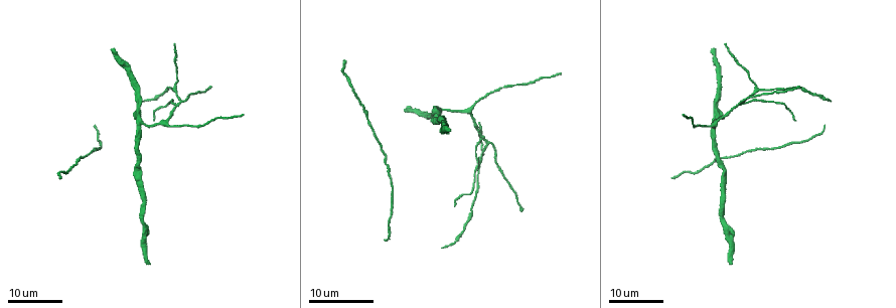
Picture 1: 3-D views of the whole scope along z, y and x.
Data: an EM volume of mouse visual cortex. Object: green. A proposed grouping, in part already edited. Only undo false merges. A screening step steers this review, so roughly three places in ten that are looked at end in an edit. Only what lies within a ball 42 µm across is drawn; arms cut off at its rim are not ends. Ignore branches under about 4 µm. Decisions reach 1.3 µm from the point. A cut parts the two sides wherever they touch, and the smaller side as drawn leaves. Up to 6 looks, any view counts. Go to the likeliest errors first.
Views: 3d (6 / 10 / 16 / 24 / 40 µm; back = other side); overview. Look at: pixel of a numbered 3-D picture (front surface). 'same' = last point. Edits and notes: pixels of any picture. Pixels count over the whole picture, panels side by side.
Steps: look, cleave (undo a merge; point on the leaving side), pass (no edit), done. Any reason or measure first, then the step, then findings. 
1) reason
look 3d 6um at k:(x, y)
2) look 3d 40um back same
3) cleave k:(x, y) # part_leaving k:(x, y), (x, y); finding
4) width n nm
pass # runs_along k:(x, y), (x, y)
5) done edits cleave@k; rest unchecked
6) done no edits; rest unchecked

look 3d 24um at 1:(176, 105)

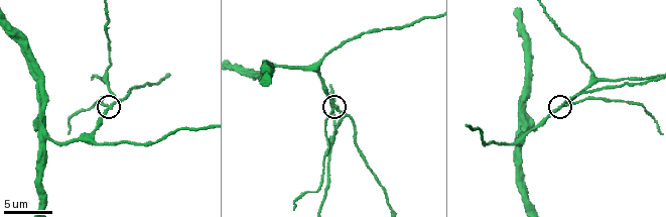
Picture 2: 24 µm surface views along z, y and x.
look 3d 10um at 2:(109, 106)

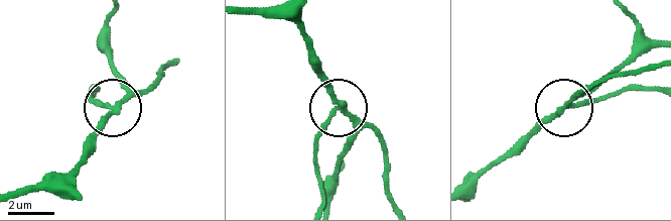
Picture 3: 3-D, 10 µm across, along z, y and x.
cleave 3:(90, 102) # part_leaving 3:(568, 106), (630, 89), (659, 89); two neurons meet here

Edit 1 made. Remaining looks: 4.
three arms meet
look 3d 16um at 2:(104, 78)

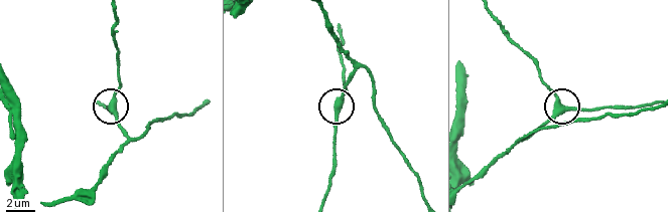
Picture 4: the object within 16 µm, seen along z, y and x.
width 350 nm
pass # runs_along 4:(85, 195), (128, 139), (111, 108), (121, 76); one neuron here

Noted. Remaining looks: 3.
arms part here
look 3d 16um at 2:(93, 138)

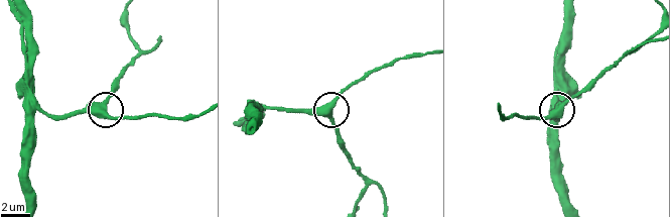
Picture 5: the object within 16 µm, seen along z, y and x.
arms 3
pass # runs_along 5:(31, 131), (32, 118), (42, 111), (106, 111), (127, 118); one neuron here

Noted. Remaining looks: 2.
done edits cleave@3; rest unchecked

